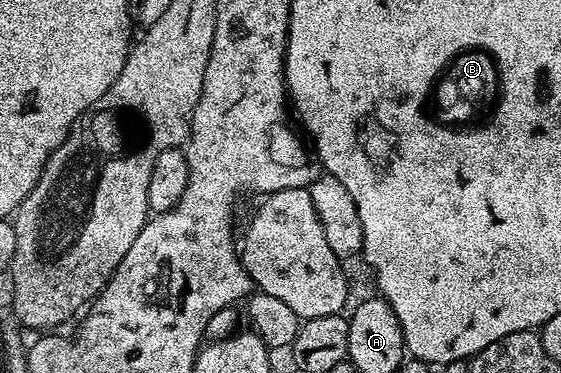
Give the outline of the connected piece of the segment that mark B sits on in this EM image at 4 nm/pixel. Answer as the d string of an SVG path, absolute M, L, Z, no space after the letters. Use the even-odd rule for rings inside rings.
M466 44L466 48L454 48L454 52L438 64L438 72L434 72L430 84L426 84L418 113L426 124L434 124L434 128L442 128L442 132L474 136L477 132L490 132L490 128L498 124L502 104L506 104L506 80L502 80L498 55L490 52L486 44Z

